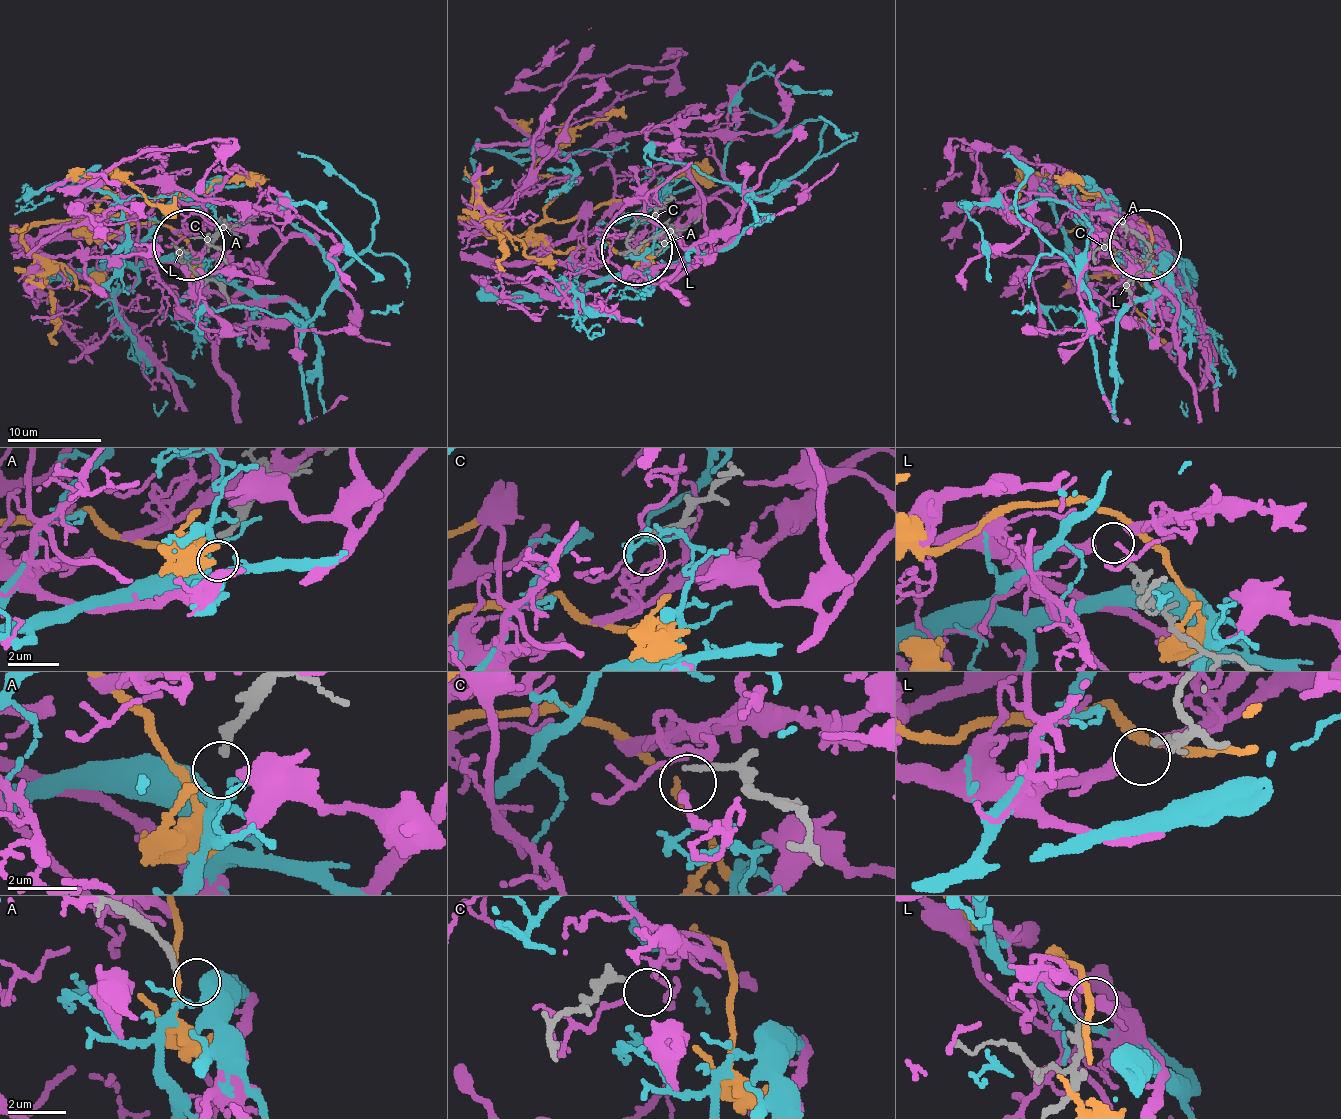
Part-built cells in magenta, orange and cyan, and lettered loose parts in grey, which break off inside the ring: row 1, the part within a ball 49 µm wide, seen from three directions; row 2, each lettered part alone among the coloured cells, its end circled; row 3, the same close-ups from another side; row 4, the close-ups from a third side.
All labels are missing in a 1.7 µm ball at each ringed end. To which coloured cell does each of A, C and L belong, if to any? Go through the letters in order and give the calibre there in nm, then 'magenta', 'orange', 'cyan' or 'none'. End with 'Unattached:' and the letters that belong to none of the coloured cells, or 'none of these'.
A: 260 nm thick; cyan
C: 190 nm thick; none
L: 200 nm thick; magenta
Unattached: C

